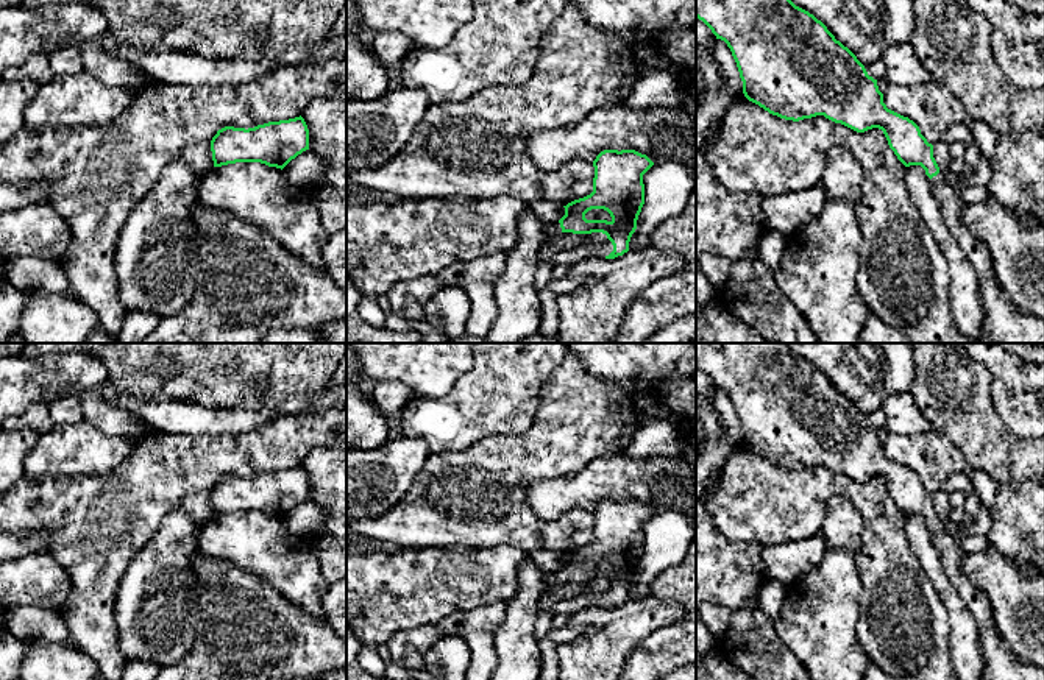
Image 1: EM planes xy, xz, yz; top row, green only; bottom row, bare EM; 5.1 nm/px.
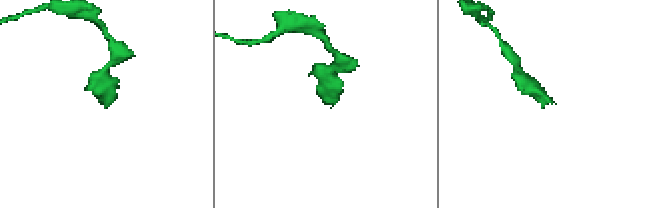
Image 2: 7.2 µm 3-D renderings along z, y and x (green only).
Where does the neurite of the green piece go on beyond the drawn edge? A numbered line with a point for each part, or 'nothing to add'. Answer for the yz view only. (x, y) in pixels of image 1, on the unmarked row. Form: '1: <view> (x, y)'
1: yz (999, 663)

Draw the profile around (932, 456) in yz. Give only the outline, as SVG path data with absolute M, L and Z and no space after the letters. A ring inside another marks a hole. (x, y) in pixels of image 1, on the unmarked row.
M936 429L913 437L890 434L883 441L883 452L888 459L913 469L932 494L939 491L950 476L968 468L957 444Z

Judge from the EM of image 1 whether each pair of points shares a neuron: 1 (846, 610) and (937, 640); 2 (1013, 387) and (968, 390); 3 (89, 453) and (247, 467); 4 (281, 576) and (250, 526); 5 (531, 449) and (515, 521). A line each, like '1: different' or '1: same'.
1: different
2: different
3: different
4: same
5: same

